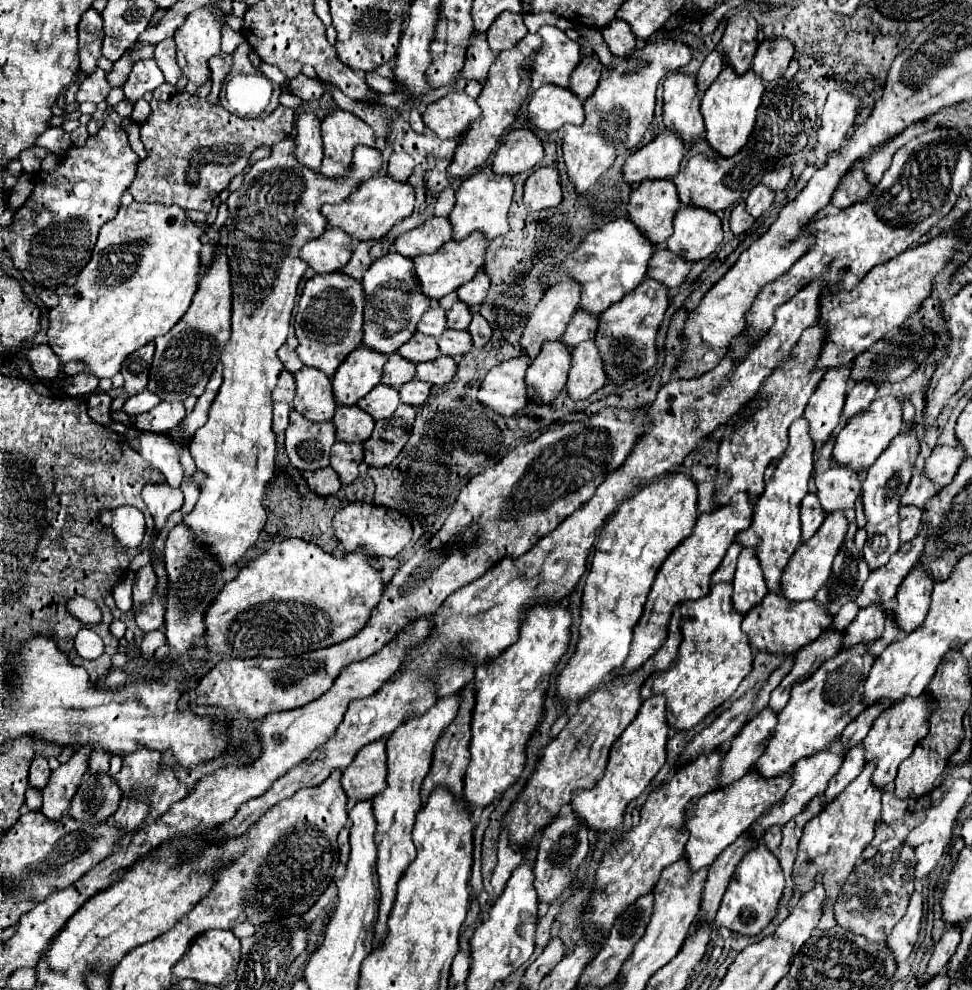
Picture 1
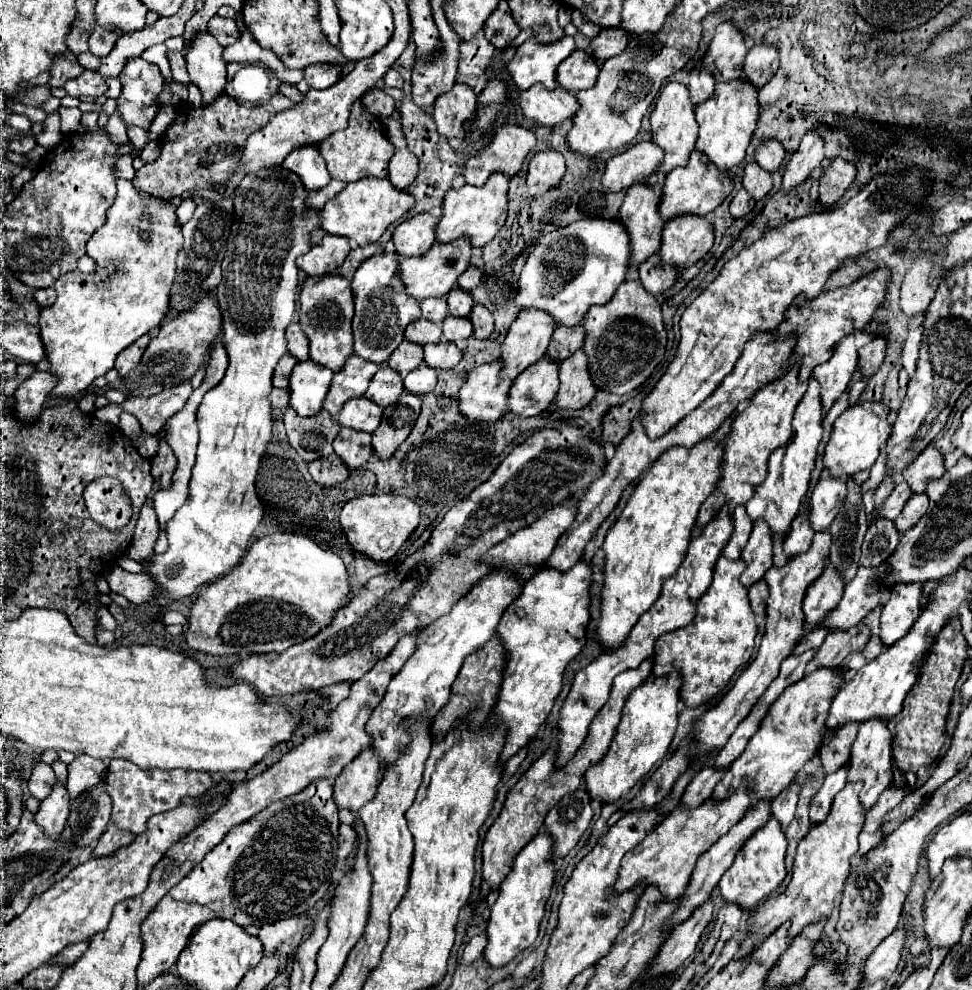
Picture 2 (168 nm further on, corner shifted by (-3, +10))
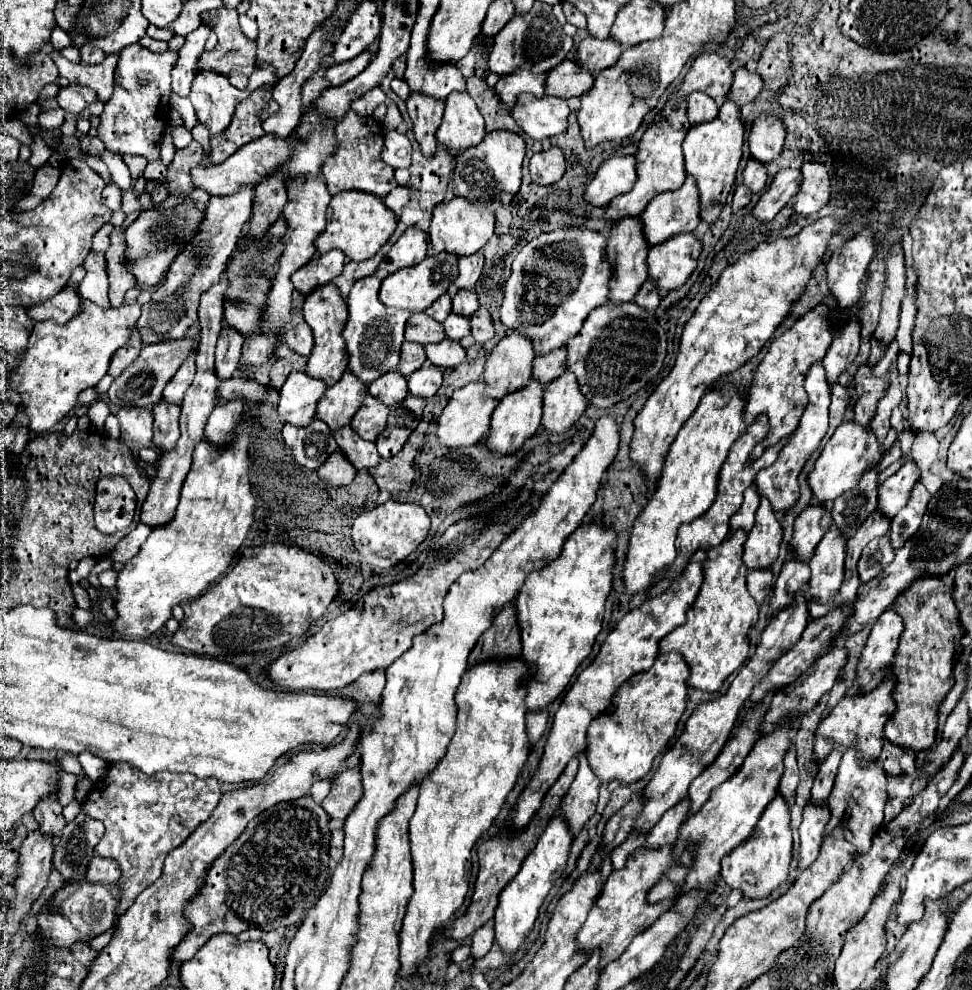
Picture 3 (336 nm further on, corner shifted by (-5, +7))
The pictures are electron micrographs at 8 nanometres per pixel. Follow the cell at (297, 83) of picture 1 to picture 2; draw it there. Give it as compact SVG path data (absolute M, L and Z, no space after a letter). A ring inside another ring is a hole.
M313 64L313 66L307 66L305 68L305 80L309 82L311 88L329 88L333 86L339 78L341 78L341 72L343 68L341 66L321 66L321 64Z

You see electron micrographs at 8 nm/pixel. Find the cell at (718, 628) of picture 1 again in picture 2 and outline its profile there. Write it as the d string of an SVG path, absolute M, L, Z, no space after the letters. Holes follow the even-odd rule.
M721 556L715 566L713 584L697 600L695 618L687 626L667 632L657 640L653 674L665 676L673 670L681 672L683 686L679 696L687 708L697 708L721 694L737 668L747 664L753 654L757 624L749 606L747 590L739 582L743 570L745 562L729 562Z

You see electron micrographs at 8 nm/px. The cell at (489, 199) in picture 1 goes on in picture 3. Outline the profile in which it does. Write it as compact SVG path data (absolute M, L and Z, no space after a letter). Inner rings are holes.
M457 197L447 203L439 203L433 209L433 219L427 231L429 235L427 255L439 255L441 251L453 253L457 257L473 255L491 239L493 229L495 229L495 215L489 209L489 203L471 203L471 201L463 201L463 197Z

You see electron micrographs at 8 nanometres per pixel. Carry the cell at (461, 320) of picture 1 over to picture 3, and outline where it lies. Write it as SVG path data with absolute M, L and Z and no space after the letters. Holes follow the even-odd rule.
M459 289L453 295L453 313L463 315L463 317L471 317L471 313L475 313L475 309L479 307L477 301L477 293L471 289Z

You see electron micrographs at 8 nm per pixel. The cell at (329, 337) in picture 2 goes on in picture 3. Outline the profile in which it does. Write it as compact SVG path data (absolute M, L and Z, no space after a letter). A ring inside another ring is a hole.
M329 283L329 285L315 289L311 295L307 295L305 305L303 305L303 315L315 335L315 347L309 357L305 373L315 379L321 379L327 385L335 385L347 369L347 349L345 349L345 341L341 337L343 325L347 321L347 305L345 305L343 297L339 297L339 291Z

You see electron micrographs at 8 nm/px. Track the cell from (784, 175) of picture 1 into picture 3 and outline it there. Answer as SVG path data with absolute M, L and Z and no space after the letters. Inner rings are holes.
M761 113L749 131L749 149L751 155L761 161L767 163L775 157L779 157L781 149L783 149L783 141L785 141L785 123L781 121L779 115L771 115L771 113Z

